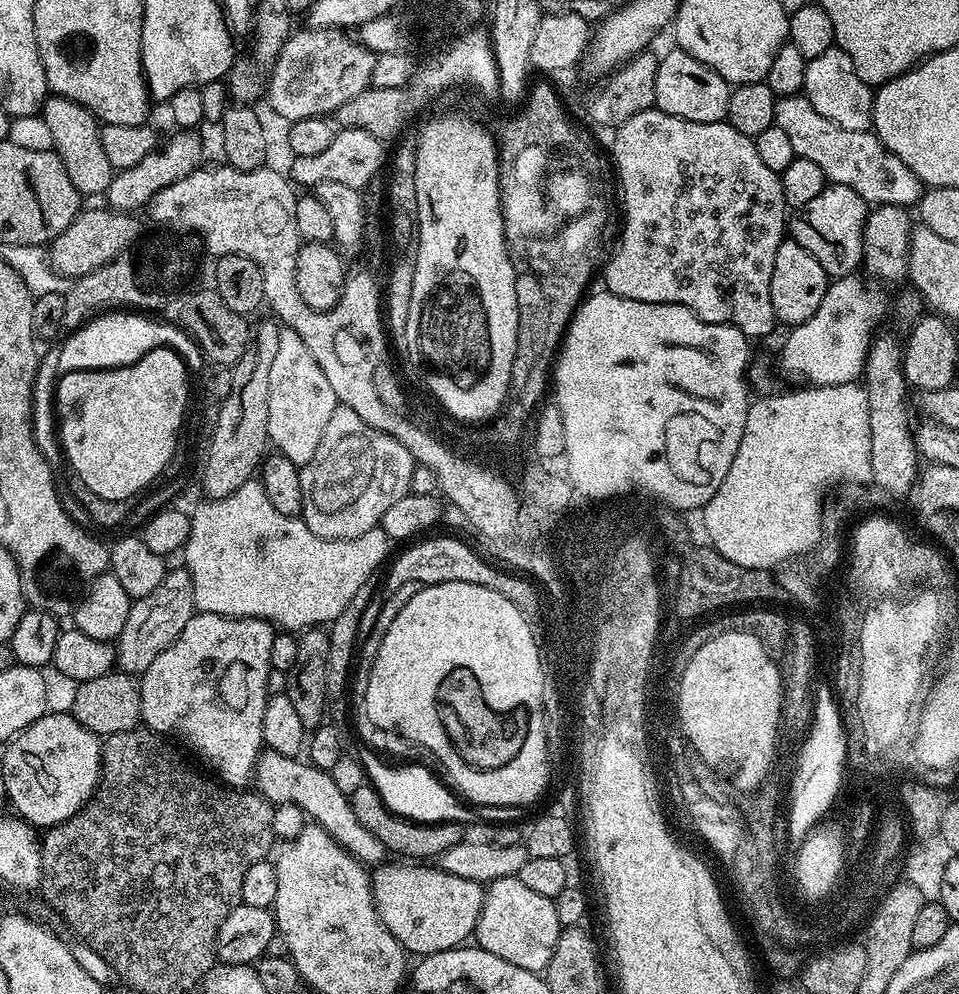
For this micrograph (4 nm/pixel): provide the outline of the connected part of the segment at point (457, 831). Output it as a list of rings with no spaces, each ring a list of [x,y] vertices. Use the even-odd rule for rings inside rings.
[[[365,782],[362,786],[358,786],[358,790],[354,790],[350,799],[354,818],[358,818],[358,822],[366,826],[366,830],[370,830],[370,834],[374,834],[378,842],[382,842],[385,850],[391,855],[392,852],[396,855],[393,857],[407,858],[412,862],[428,862],[431,861],[429,860],[431,856],[432,859],[439,858],[443,852],[450,850],[450,846],[461,843],[465,839],[466,832],[461,825],[454,823],[418,824],[415,820],[408,820],[405,816],[392,812],[371,783]]]

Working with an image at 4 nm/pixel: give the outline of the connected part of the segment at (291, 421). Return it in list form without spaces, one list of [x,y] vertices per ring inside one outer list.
[[[281,327],[278,334],[278,351],[274,353],[274,363],[270,366],[270,422],[268,439],[271,447],[279,455],[290,458],[298,466],[314,458],[318,442],[322,442],[322,433],[330,414],[338,406],[338,398],[331,388],[322,366],[314,362],[314,354],[298,338],[293,328]]]

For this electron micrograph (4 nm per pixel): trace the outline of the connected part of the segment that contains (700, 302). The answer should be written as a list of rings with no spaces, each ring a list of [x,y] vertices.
[[[649,110],[634,114],[630,122],[615,129],[612,140],[612,160],[616,163],[616,172],[620,175],[620,192],[624,195],[624,229],[620,232],[620,245],[616,253],[608,260],[604,268],[603,287],[616,296],[630,298],[634,302],[654,302],[655,304],[677,304],[686,306],[702,322],[707,324],[732,324],[750,338],[768,336],[778,321],[774,314],[774,302],[770,302],[770,274],[774,274],[774,254],[778,246],[786,239],[786,205],[782,194],[780,173],[769,170],[758,155],[755,139],[746,134],[738,134],[734,126],[727,122],[690,122],[677,116],[671,116],[659,110]]]

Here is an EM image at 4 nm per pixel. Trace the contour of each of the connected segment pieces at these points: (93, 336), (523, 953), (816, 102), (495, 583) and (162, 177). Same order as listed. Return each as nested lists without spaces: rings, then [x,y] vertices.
[[[112,310],[97,315],[83,328],[75,329],[69,335],[72,337],[61,346],[60,353],[56,356],[59,371],[65,373],[94,368],[121,368],[124,364],[141,360],[147,352],[152,352],[165,343],[163,326],[148,316],[151,315],[136,310]]]
[[[515,876],[491,881],[484,890],[482,914],[476,923],[474,940],[490,954],[527,972],[543,973],[554,954],[561,926],[555,900],[522,886]]]
[[[831,47],[808,62],[802,95],[814,110],[818,110],[818,114],[822,114],[822,118],[830,118],[830,122],[834,122],[834,126],[842,126],[842,130],[867,132],[871,129],[873,85],[858,78],[854,62],[850,62],[850,54],[838,47]]]
[[[436,536],[433,538],[433,540],[424,540],[424,539],[428,539],[428,538],[420,538],[417,539],[415,542],[409,543],[407,547],[405,547],[405,548],[408,547],[409,548],[406,549],[405,552],[402,553],[401,556],[398,557],[396,561],[394,561],[395,559],[391,561],[391,564],[393,563],[392,569],[390,569],[388,572],[388,584],[390,587],[404,588],[407,586],[407,584],[412,584],[411,586],[423,586],[426,584],[441,584],[442,582],[474,582],[474,586],[486,586],[489,590],[498,590],[498,594],[502,594],[502,598],[510,598],[510,602],[514,602],[514,606],[518,606],[519,611],[532,610],[536,606],[536,600],[533,599],[532,590],[537,585],[533,583],[531,579],[525,578],[523,575],[520,574],[515,574],[516,576],[511,576],[510,573],[503,572],[502,569],[495,568],[495,566],[492,564],[487,564],[487,562],[484,561],[483,558],[480,557],[479,554],[476,553],[475,550],[471,548],[470,545],[463,544],[462,541],[455,540],[455,538],[452,536]]]
[[[176,130],[173,133],[165,144],[163,141],[162,146],[157,146],[153,152],[146,154],[146,158],[138,162],[138,166],[119,169],[113,175],[106,193],[106,200],[115,211],[132,214],[143,209],[150,202],[150,198],[158,194],[158,190],[186,178],[201,167],[203,160],[200,159],[204,156],[204,144],[196,137],[197,133],[192,130]]]

